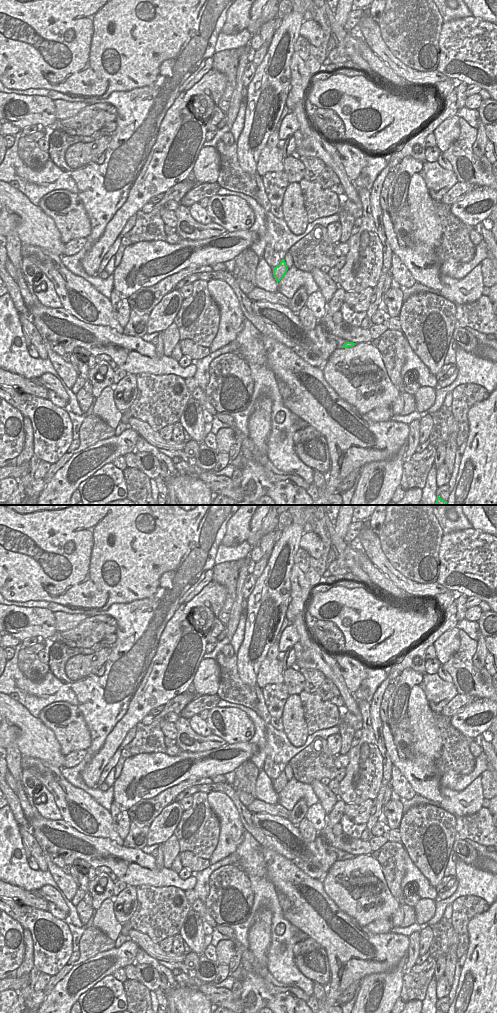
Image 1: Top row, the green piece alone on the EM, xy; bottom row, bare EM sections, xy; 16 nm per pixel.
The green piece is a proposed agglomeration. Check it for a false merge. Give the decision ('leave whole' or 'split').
leave whole

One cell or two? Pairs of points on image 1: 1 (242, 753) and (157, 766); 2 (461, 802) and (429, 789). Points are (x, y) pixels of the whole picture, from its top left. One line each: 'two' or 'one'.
1: one
2: one

